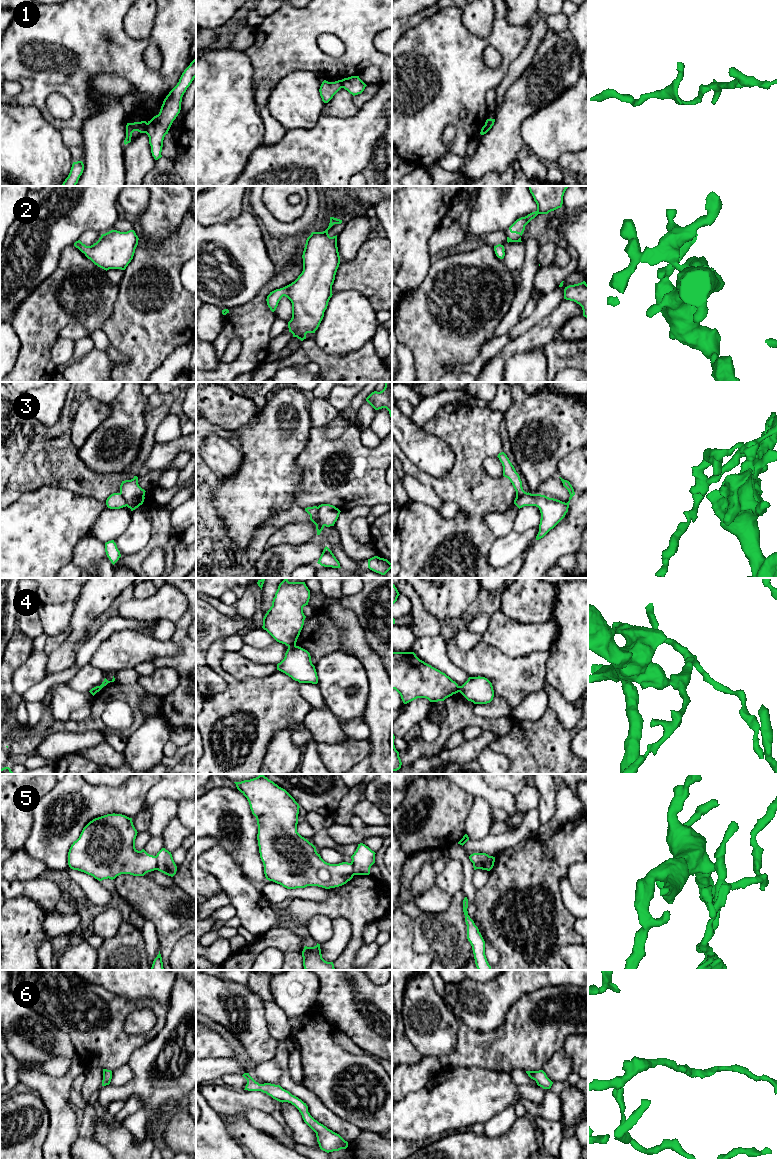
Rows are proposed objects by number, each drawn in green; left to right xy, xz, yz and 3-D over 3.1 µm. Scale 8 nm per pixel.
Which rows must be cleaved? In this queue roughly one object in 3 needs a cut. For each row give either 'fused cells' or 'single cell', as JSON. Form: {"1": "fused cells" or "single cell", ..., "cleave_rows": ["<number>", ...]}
{"1": "fused cells", "2": "single cell", "3": "fused cells", "4": "fused cells", "5": "fused cells", "6": "single cell", "cleave_rows": ["1", "3", "4", "5"]}

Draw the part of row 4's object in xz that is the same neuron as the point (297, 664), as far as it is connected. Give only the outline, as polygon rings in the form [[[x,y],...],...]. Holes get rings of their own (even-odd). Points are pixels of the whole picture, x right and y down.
[[[296,645],[288,647],[284,659],[277,664],[277,670],[299,683],[318,683],[317,672],[312,664],[310,653]]]

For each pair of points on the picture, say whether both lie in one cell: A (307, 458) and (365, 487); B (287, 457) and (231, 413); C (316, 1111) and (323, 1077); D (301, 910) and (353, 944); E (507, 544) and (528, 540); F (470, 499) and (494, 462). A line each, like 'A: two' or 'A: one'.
A: one
B: two
C: two
D: one
E: one
F: two

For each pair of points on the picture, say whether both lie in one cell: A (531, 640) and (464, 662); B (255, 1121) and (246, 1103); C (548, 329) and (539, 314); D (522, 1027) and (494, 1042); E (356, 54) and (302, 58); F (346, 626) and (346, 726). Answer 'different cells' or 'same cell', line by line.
A: different cells
B: different cells
C: different cells
D: same cell
E: same cell
F: different cells

